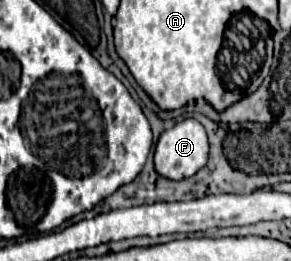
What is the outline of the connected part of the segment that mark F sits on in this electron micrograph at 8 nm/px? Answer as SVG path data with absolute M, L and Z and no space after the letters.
M182 120L166 130L154 150L156 172L168 180L192 178L208 162L208 138L198 120Z

